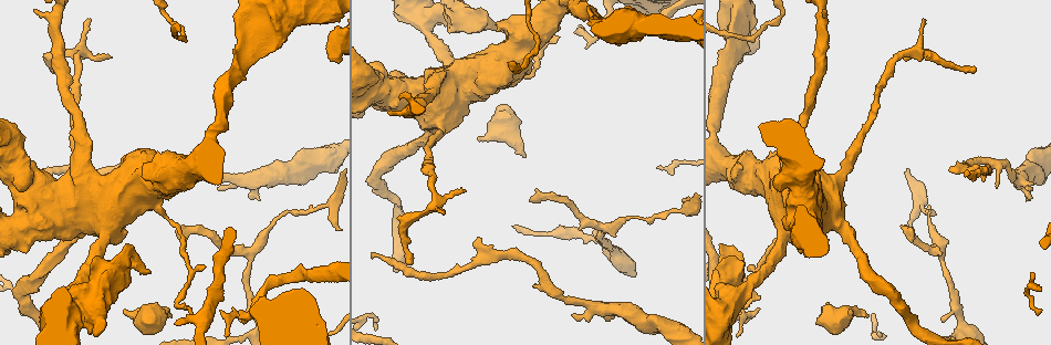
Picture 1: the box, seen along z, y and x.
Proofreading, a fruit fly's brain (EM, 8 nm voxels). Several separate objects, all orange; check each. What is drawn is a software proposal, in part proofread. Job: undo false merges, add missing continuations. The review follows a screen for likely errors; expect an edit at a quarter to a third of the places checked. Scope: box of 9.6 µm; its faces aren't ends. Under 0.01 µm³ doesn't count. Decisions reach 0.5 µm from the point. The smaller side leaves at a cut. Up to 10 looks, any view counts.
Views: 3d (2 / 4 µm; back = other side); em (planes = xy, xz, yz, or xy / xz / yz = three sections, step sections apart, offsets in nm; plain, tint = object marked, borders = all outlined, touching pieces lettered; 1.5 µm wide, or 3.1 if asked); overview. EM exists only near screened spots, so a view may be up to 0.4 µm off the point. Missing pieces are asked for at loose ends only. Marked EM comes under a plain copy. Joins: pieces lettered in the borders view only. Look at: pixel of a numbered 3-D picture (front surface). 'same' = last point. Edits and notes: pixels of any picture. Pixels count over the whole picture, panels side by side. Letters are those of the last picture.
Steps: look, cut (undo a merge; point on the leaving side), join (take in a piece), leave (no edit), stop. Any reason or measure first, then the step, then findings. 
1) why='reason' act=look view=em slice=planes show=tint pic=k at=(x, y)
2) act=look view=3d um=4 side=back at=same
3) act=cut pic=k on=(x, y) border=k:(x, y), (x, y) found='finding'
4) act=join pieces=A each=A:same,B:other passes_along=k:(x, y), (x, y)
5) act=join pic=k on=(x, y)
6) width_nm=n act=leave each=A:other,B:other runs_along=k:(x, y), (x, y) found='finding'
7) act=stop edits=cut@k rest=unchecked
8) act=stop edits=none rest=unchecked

why='an open end' act=look view=em um=3.1 slice=planes show=borders pic=1 at=(523, 157)

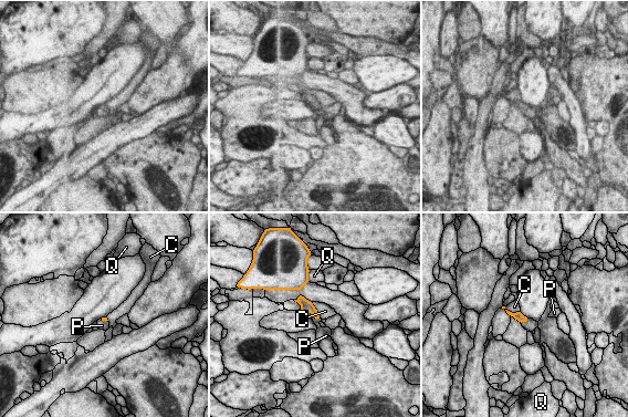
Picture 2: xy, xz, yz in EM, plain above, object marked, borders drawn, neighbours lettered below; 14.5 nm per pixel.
act=join pieces=P each=C:other,P:same,Q:other passes_along=2:(306, 305), (312, 313), (316, 322) found='it goes on there'

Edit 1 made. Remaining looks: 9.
act=look view=overview

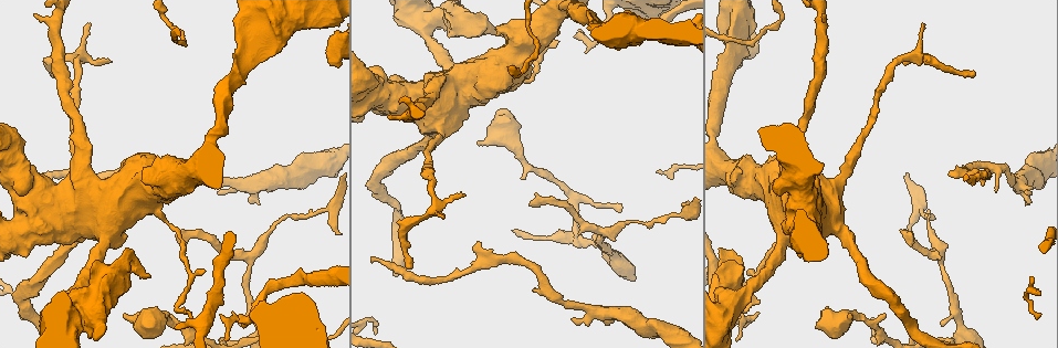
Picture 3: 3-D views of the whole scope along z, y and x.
why='free end' act=look view=3d um=2 pic=3 at=(621, 207)

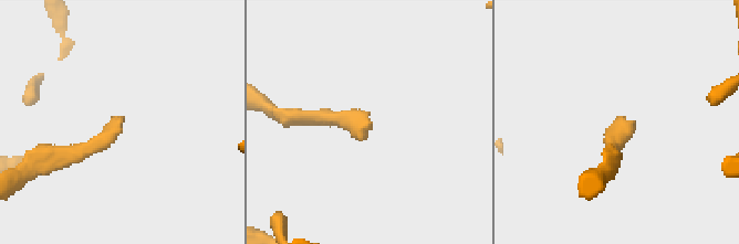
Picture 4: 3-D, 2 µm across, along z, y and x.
why='need the tissue' act=look view=em slice=yz step=8 show=borders pic=4 at=(622, 119)

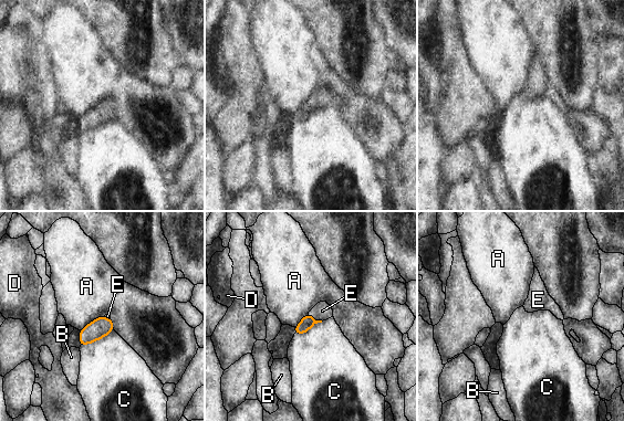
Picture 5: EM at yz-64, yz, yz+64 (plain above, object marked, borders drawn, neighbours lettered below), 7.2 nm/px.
act=look view=em slice=planes show=borders at=same

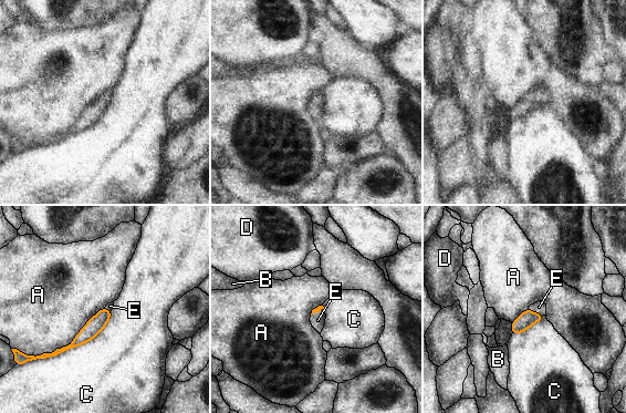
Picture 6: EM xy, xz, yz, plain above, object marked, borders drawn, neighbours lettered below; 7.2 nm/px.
act=join pieces=E each=A:other,B:other,C:other,D:other,E:same passes_along=6:(527, 319), (536, 313), (539, 307) found='the neuron continues'

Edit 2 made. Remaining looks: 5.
why='abrupt turn' act=look view=3d um=2 pic=3 at=(174, 305)

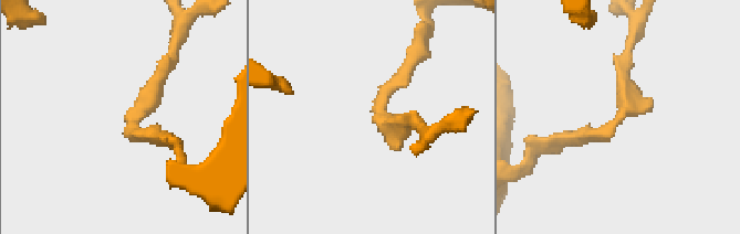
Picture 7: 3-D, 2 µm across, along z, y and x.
why='now the EM' act=look view=em slice=planes show=tint pic=7 at=(605, 123)

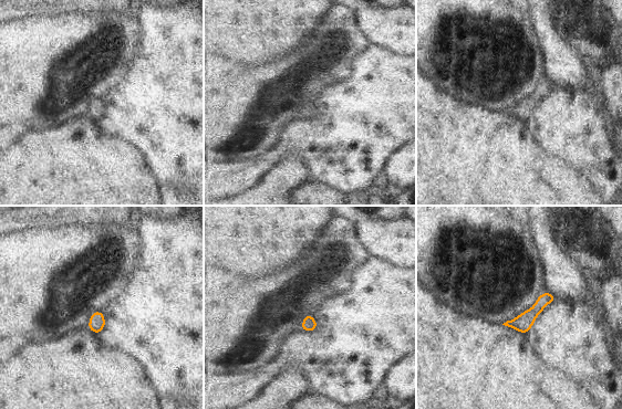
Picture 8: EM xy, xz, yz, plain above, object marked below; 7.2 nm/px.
why='see the neighbours' act=look view=em slice=planes show=borders at=same

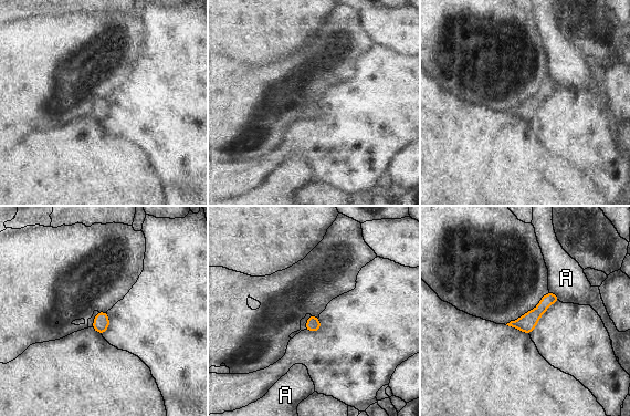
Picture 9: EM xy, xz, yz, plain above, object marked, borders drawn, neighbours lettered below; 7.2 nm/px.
act=leave each=A:other border=9:(549, 291), (555, 293), (560, 301) found='one neuron here'

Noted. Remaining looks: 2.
why='abrupt turn' act=look view=em slice=xz step=4 show=tint pic=3 at=(515, 74)

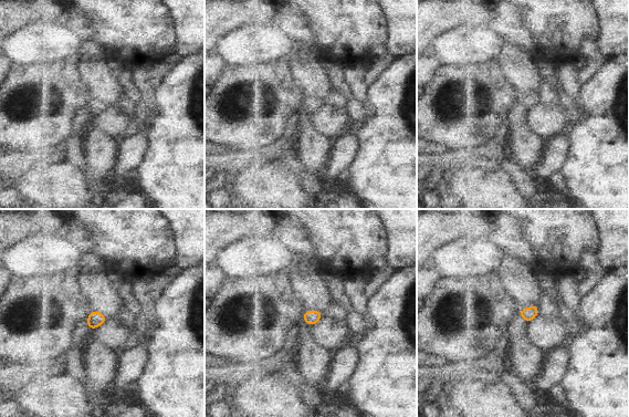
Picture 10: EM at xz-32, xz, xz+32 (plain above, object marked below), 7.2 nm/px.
why='see the neighbours' act=look view=em slice=xz step=4 show=borders at=same

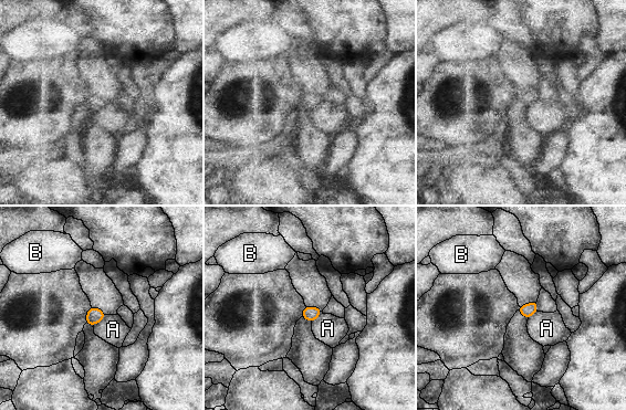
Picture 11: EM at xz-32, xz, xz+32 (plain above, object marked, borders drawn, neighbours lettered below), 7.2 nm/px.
width_nm=110 act=leave each=A:other,B:other border=11:(106, 315), (93, 326) found='all the same neuron'

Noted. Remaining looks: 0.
act=stop edits=join@2,join@6 rest=unchecked

